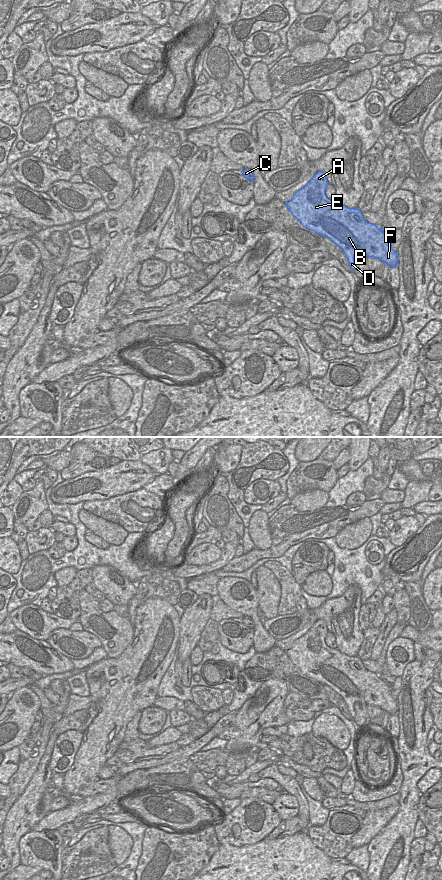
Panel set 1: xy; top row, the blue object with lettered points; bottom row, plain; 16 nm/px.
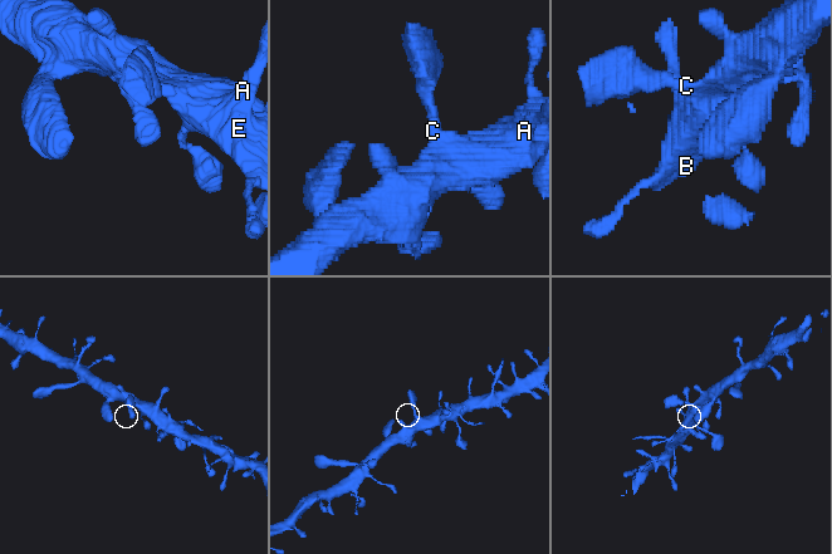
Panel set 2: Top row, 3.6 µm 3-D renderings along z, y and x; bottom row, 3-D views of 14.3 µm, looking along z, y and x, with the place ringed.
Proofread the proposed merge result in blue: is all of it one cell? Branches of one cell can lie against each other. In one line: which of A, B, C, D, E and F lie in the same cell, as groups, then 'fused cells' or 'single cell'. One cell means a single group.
groups A B C D E F; single cell

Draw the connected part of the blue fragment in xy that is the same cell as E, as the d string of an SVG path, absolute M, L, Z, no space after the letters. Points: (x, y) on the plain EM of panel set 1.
M317 620L314 625L293 646L286 651L292 663L307 677L328 685L336 691L345 701L349 714L352 718L356 716L354 710L355 702L364 702L374 705L387 712L390 716L398 713L397 700L392 697L392 684L395 676L379 676L364 668L362 660L358 656L347 656L337 648L332 649L325 643L328 630L324 620Z

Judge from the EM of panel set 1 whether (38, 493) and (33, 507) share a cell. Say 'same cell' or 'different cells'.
same cell

